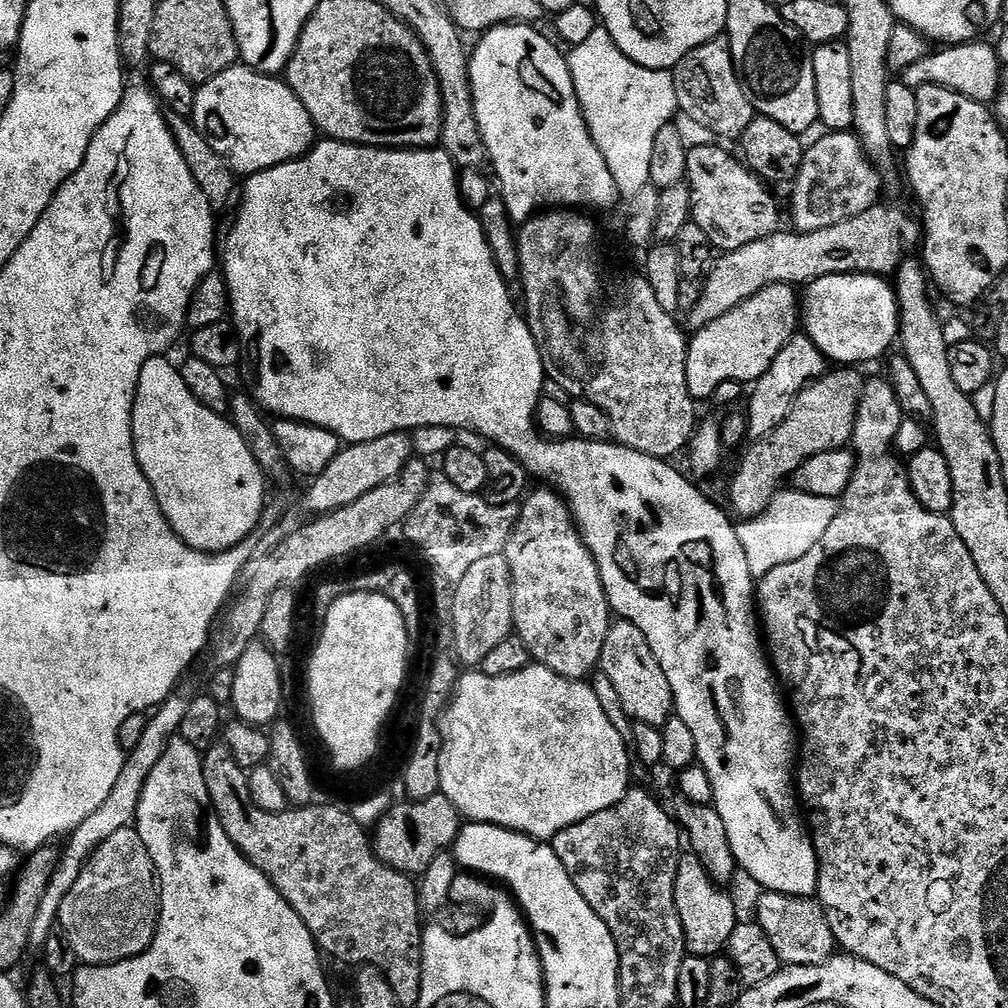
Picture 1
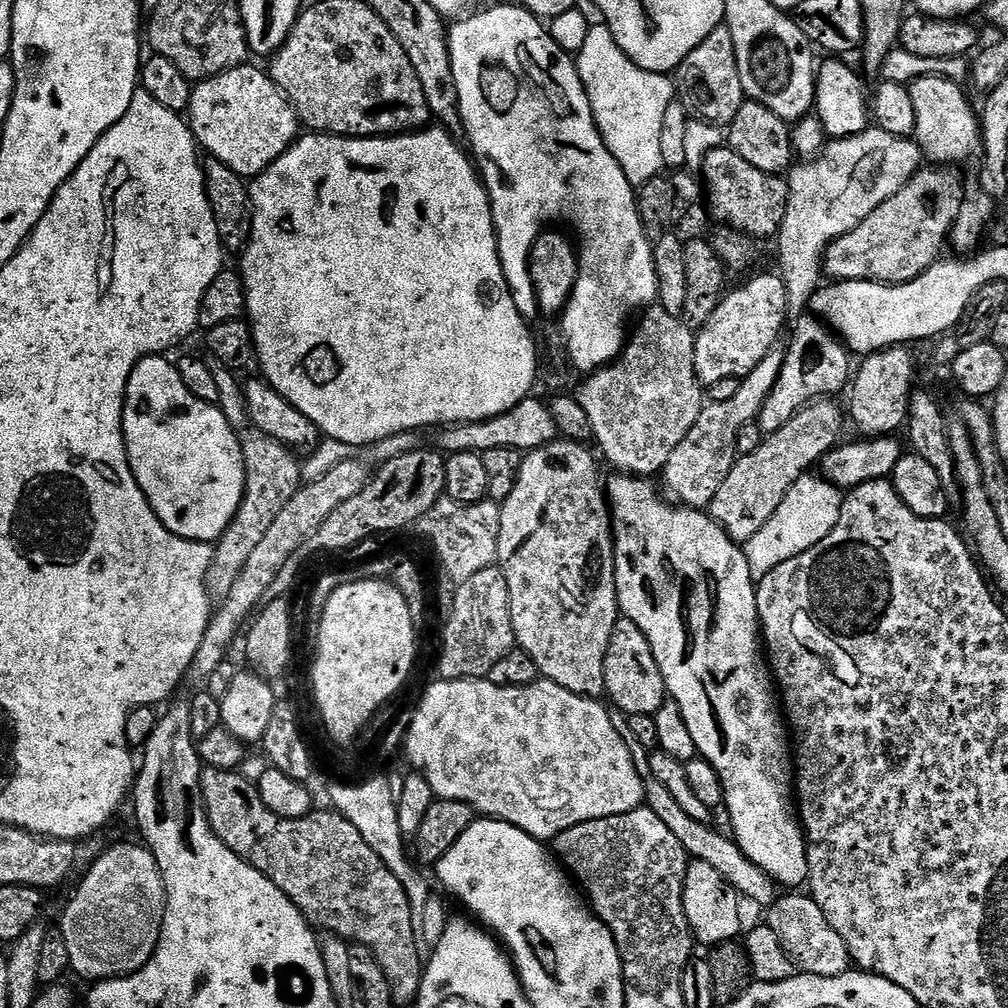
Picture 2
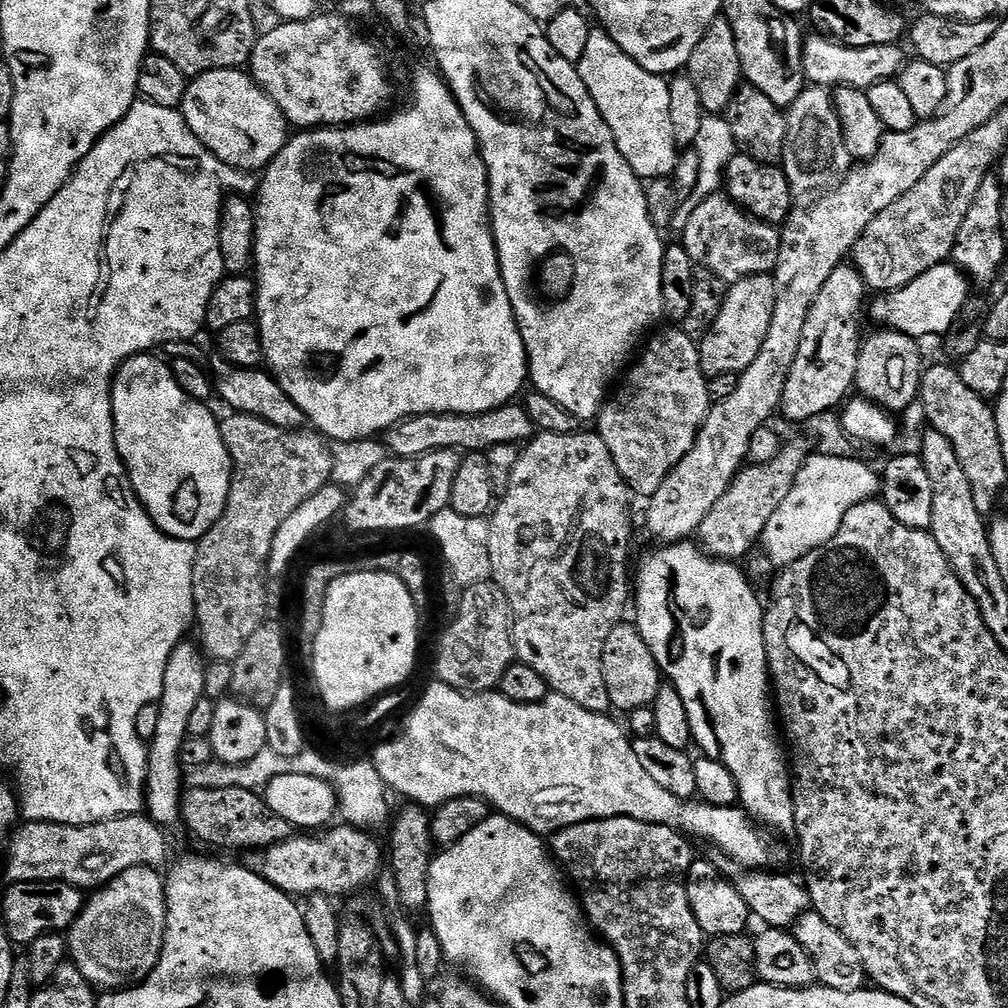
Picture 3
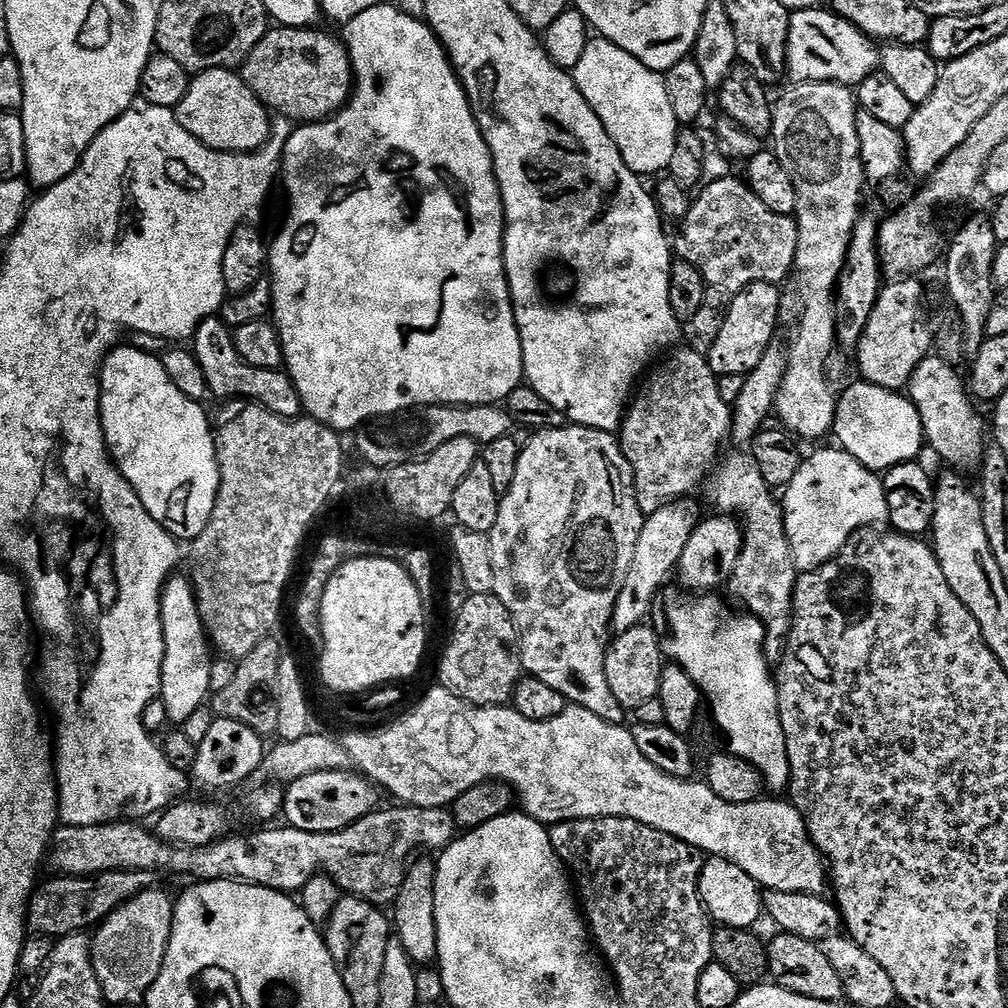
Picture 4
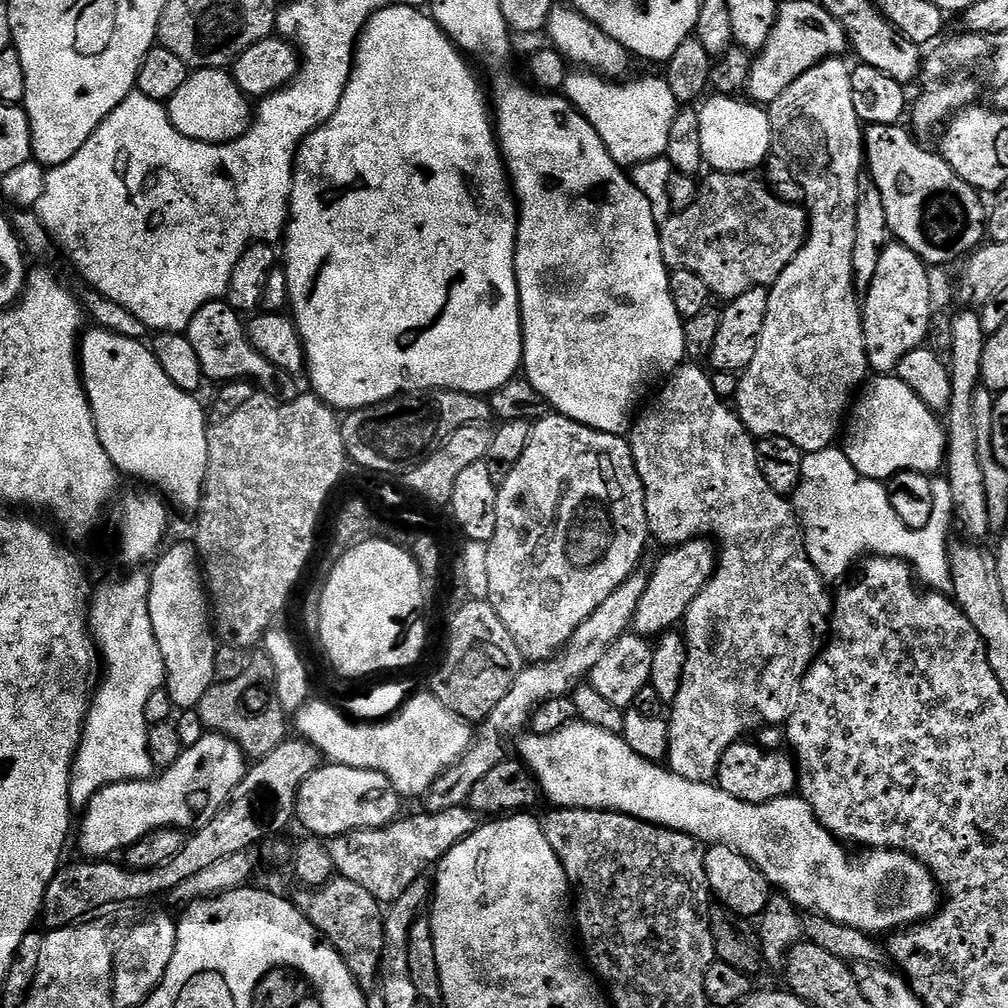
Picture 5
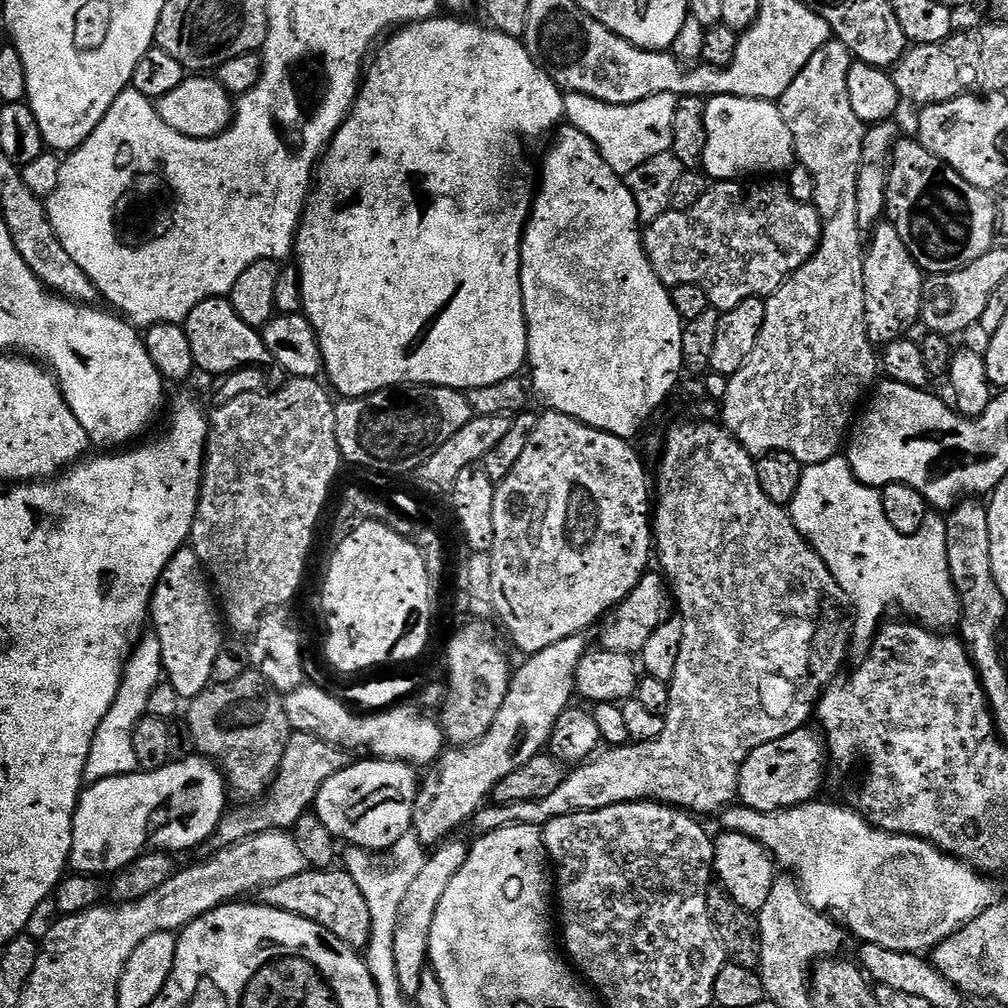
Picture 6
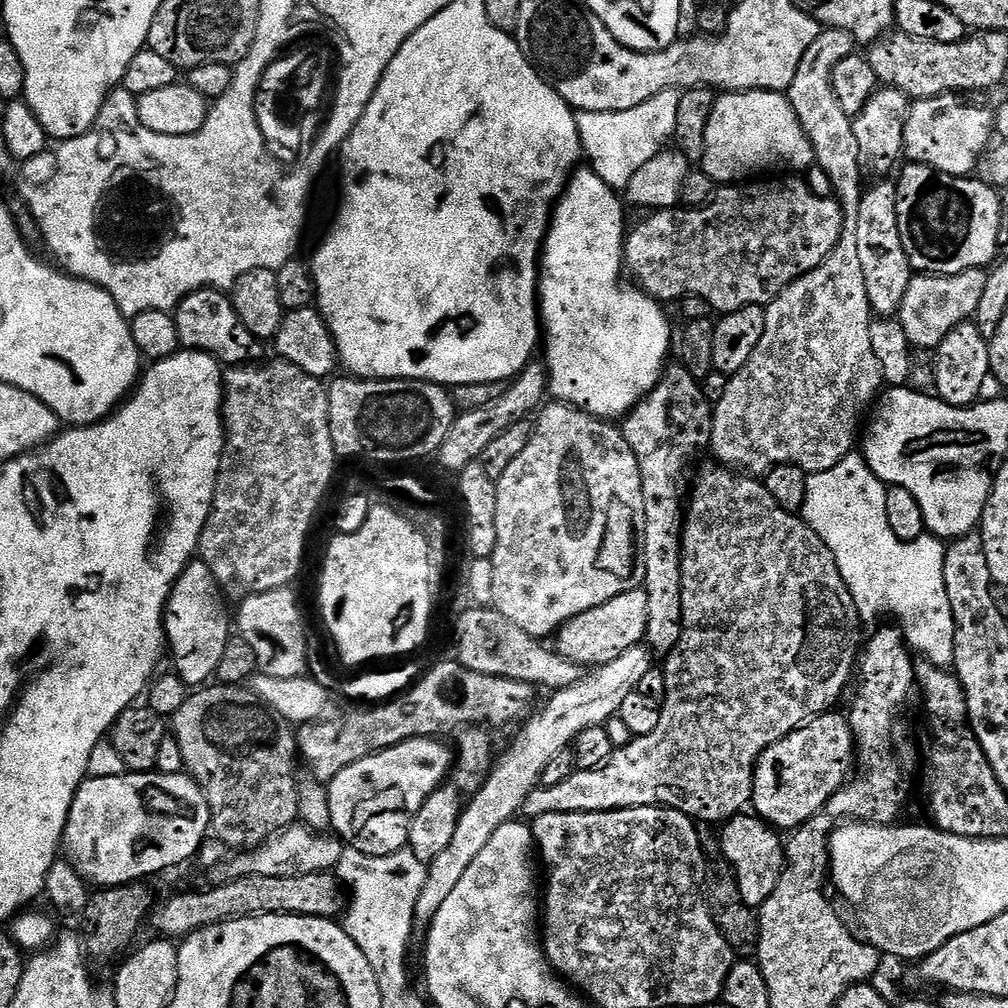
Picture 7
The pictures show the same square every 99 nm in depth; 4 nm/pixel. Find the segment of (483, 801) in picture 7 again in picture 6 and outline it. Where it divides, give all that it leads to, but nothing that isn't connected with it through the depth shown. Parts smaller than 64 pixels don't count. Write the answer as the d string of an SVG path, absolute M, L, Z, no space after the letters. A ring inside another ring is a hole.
M457 838L441 843L436 852L425 859L422 870L418 870L418 878L410 882L402 903L398 906L398 922L394 922L394 967L398 973L398 986L405 996L414 998L418 994L418 986L422 984L422 974L430 964L430 949L433 947L434 914L438 914L438 902L442 902L442 894L446 894L446 886L454 882L454 874L462 870L468 857L469 845Z

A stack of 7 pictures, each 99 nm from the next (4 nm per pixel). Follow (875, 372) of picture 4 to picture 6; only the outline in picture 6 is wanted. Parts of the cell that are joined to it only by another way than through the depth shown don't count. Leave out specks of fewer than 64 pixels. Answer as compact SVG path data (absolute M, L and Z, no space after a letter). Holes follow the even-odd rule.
M881 222L870 233L872 245L864 254L864 301L866 302L866 330L873 346L886 346L901 339L912 327L917 327L920 307L924 301L925 273L914 262L906 242L891 222Z

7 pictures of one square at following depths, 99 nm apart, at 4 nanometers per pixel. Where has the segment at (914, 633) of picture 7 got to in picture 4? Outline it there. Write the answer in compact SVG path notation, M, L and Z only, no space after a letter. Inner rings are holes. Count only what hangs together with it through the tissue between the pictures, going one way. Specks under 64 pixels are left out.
M831 447L814 453L809 460L807 457L801 463L798 474L794 474L794 478L782 492L786 538L790 542L797 573L809 572L826 561L833 560L855 532L859 532L861 528L883 525L888 519L883 479L866 466L862 466L858 458L854 458L843 448Z

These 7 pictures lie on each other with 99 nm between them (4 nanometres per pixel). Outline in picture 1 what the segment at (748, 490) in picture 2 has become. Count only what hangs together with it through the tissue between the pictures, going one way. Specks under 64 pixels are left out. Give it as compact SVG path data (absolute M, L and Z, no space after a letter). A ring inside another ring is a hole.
M840 366L835 370L829 370L824 373L822 378L818 378L812 384L808 384L798 394L798 398L792 404L790 414L766 438L755 441L751 446L752 449L745 454L740 460L740 465L736 468L736 473L732 476L732 485L728 488L728 500L732 503L731 511L737 512L737 517L751 518L760 516L770 506L770 502L776 497L776 493L785 487L786 481L793 476L814 454L826 454L827 452L838 452L847 449L852 442L852 431L854 422L858 414L860 405L860 392L864 389L865 381L860 380L860 376L855 367Z

